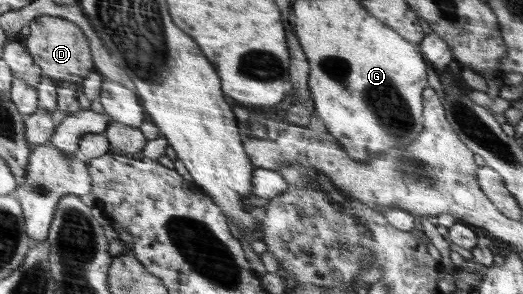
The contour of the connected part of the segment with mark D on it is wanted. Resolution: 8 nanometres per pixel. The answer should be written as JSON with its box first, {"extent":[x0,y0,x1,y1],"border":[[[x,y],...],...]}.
{"extent":[24,16,97,87],"border":[[[41,16],[34,20],[29,27],[31,33],[29,37],[24,39],[28,50],[30,51],[30,54],[34,56],[36,64],[42,67],[45,75],[52,78],[53,81],[56,81],[59,87],[62,82],[70,82],[75,84],[80,83],[80,79],[86,81],[88,80],[88,77],[90,77],[90,74],[97,69],[95,56],[92,51],[92,45],[90,44],[90,41],[88,41],[88,37],[80,25],[76,25],[73,21],[60,17]]]}

